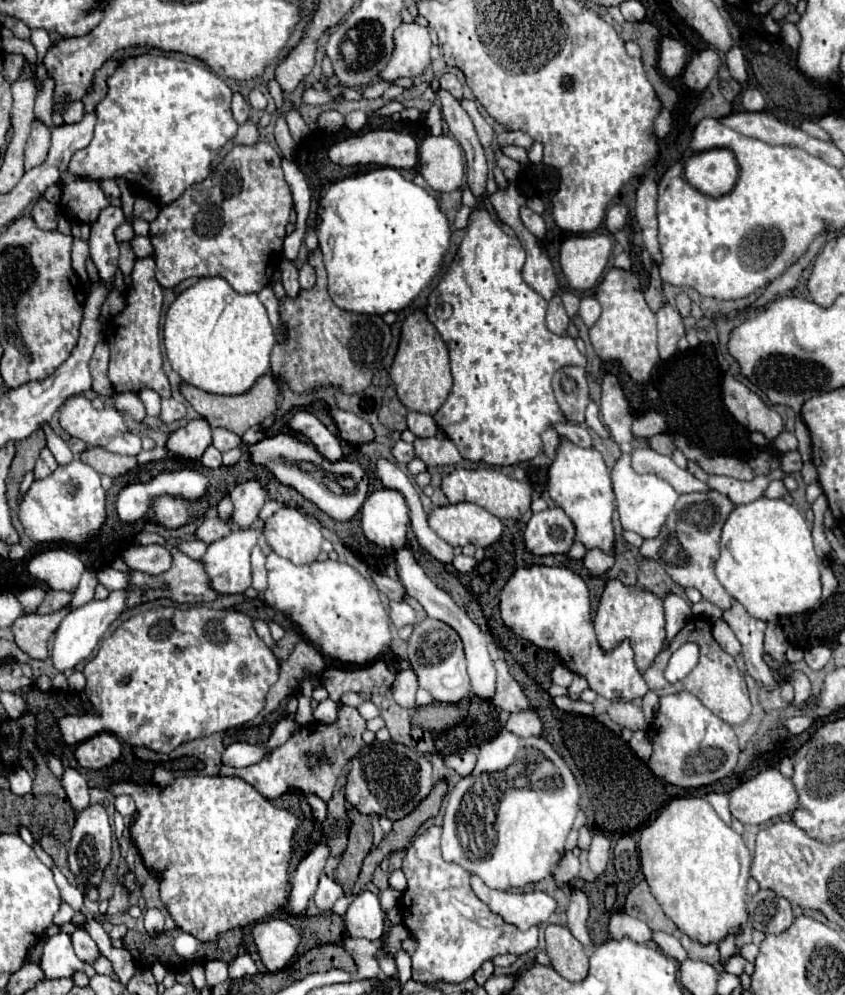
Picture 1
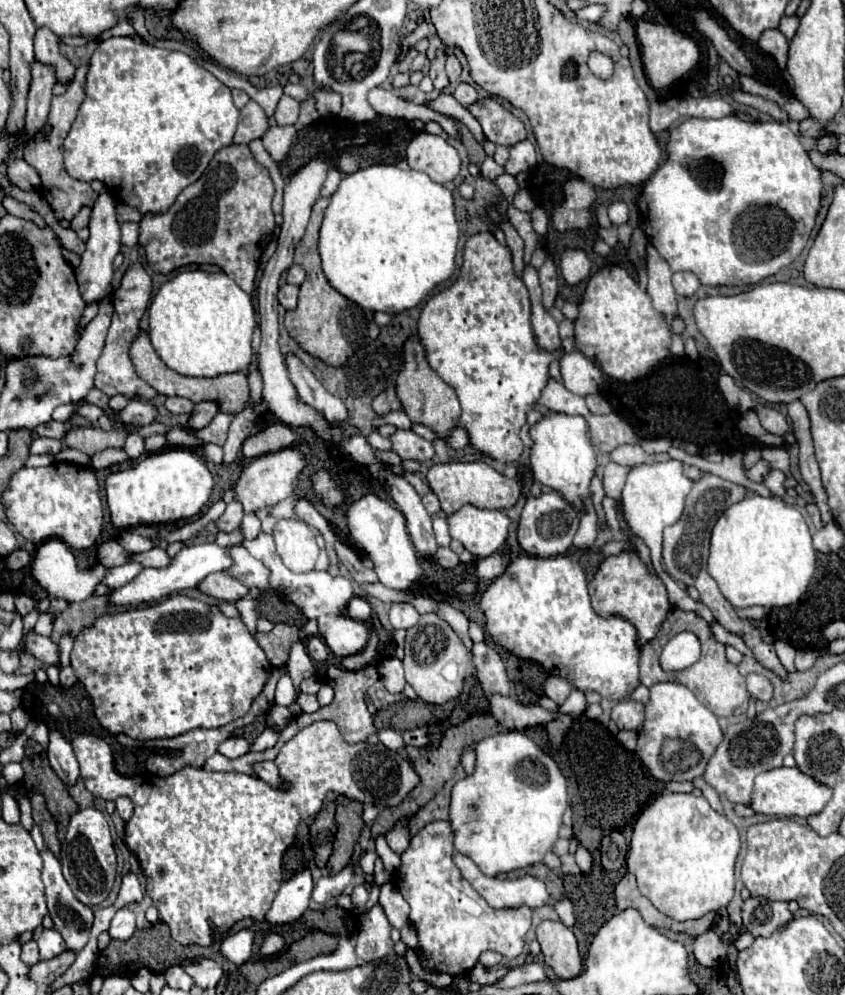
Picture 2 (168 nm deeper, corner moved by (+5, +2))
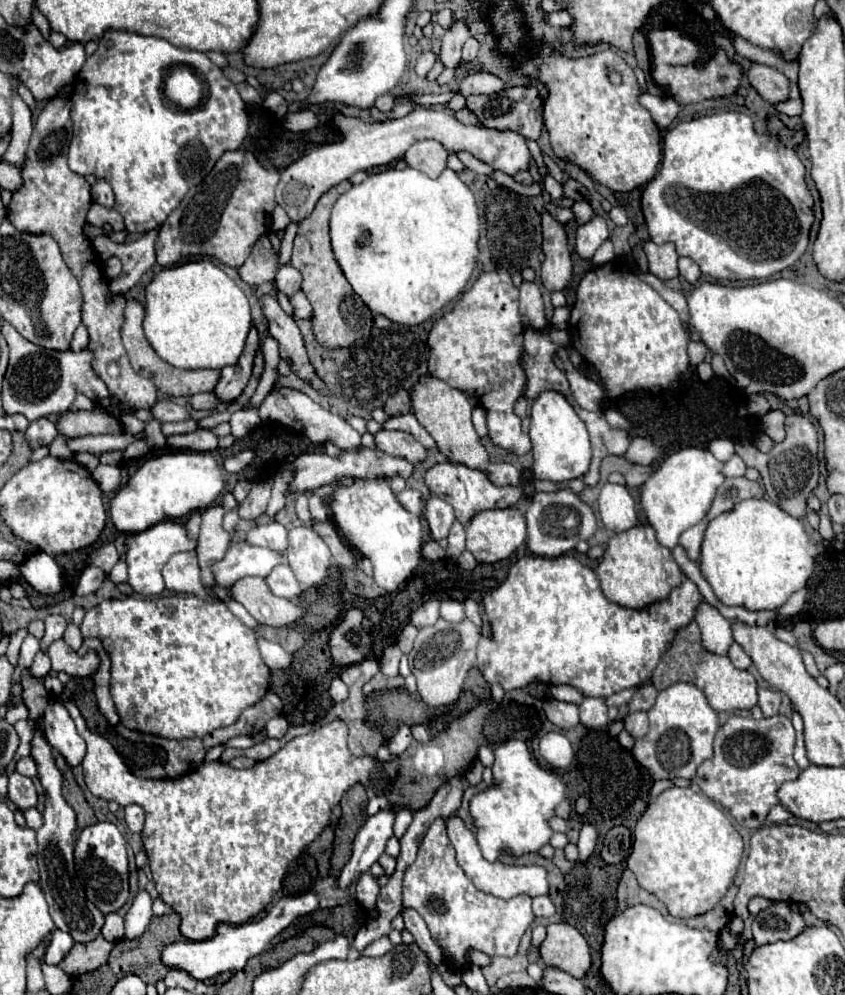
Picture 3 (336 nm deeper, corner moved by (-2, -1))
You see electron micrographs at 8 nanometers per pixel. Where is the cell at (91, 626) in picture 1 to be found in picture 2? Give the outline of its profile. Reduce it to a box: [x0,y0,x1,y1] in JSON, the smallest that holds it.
[106,542,232,606]

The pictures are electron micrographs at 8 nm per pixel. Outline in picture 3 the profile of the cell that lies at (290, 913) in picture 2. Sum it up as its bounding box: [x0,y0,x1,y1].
[161,893,319,979]

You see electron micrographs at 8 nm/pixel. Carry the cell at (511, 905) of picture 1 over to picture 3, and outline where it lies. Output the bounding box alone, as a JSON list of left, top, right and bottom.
[447,815,549,897]

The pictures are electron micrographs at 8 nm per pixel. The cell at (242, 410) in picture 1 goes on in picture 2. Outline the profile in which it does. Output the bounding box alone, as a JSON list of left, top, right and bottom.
[130,332,250,414]

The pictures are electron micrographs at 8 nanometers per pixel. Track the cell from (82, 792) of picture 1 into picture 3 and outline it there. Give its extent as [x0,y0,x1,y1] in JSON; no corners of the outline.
[43,701,85,767]

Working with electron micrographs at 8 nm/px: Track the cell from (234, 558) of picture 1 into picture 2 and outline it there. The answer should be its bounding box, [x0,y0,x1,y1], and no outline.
[226,544,268,590]

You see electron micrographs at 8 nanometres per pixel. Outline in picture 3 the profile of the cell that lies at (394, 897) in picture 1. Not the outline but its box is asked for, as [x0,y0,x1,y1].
[361,937,391,957]

